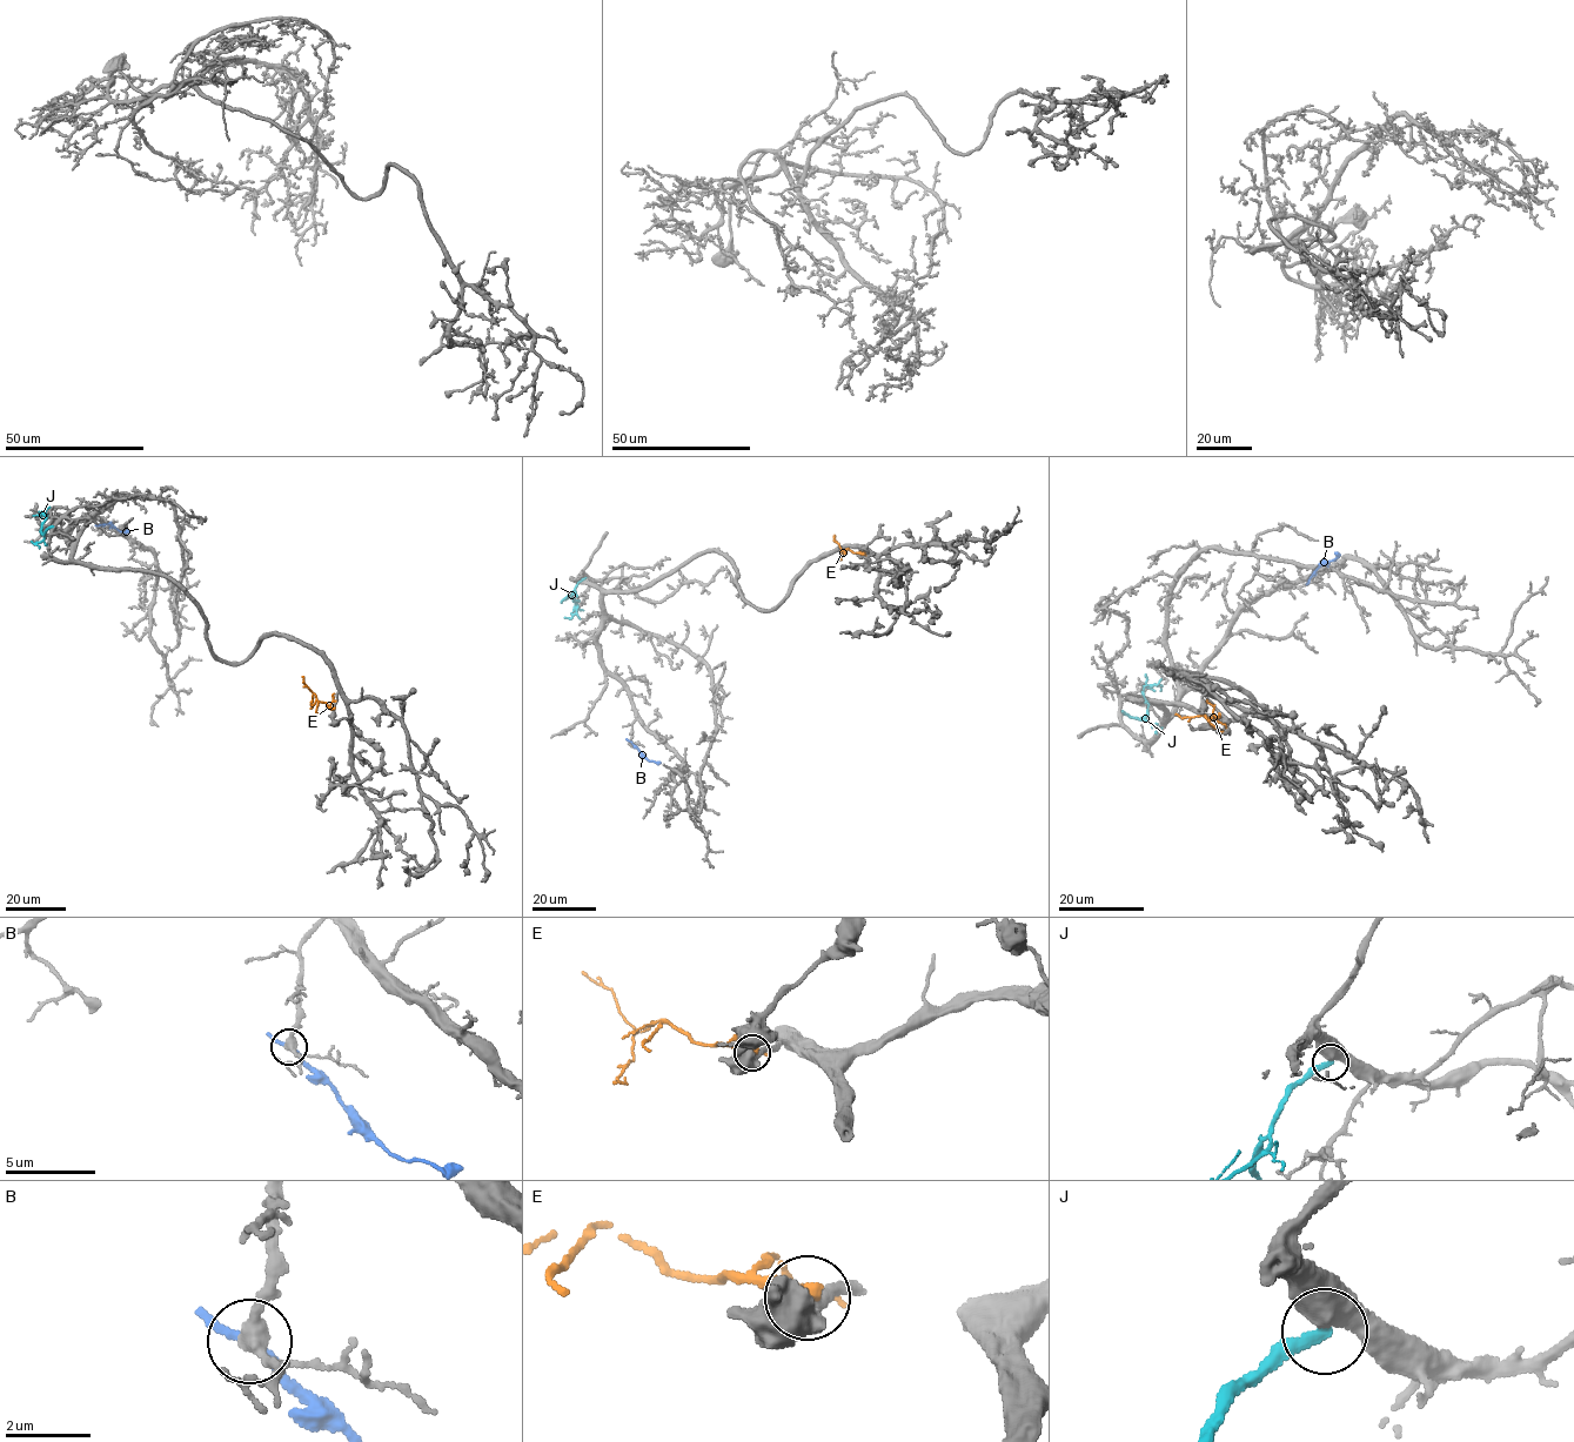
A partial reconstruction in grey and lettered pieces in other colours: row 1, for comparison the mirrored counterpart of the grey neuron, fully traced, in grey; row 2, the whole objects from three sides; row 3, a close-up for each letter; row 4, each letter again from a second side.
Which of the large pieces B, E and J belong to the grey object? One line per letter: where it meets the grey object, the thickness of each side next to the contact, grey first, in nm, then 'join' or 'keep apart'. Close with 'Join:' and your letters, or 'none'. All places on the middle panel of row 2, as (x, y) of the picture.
B: (630, 742) | 360/180 nm | keep apart
E: (863, 555) | 300/400 nm | keep apart
J: (585, 577) | 550/320 nm | keep apart
Join: none

